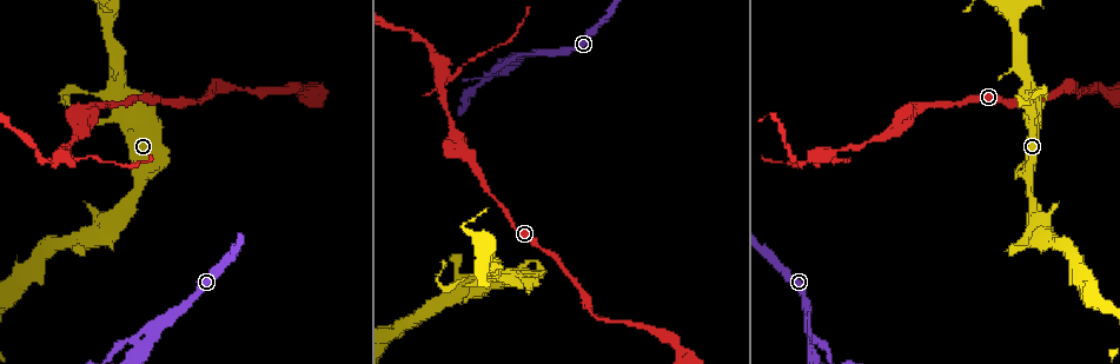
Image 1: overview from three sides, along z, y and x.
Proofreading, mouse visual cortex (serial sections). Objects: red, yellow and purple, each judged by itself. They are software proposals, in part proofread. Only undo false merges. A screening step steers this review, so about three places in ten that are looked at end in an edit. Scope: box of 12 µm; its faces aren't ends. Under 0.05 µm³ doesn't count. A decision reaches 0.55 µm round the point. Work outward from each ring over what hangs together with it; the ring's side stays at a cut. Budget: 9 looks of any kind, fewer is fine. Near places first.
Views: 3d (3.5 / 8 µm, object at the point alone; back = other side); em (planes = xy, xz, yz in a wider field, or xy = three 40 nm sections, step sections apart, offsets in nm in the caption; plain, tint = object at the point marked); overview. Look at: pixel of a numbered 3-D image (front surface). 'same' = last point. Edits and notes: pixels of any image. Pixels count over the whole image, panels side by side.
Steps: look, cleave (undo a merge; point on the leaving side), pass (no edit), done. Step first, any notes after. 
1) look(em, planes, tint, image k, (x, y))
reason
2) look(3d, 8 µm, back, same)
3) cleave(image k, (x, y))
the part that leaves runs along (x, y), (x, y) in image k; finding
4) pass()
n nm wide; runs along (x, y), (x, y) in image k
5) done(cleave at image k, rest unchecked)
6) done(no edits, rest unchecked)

look(3d, 3.5 µm, image 1, (136, 112))
abrupt turn

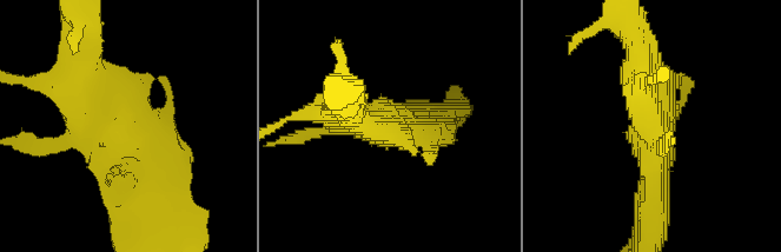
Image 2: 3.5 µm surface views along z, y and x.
look(em, xy, step 5, tint, image 2, (121, 128))
now the EM

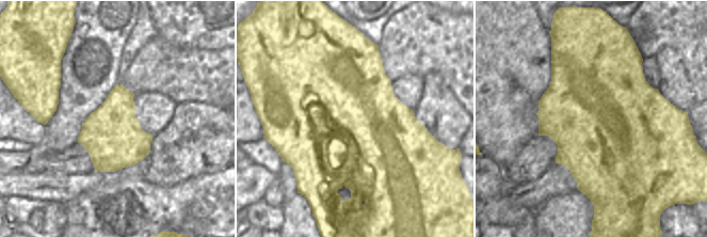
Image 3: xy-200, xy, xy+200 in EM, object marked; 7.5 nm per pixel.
pass()
1000 nm wide; runs along (144, 206), (144, 152), (85, 62) in image 2; one cell here

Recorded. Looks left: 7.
look(3d, 3.5 µm, back, image 1, (150, 332))
side arm on a straight run

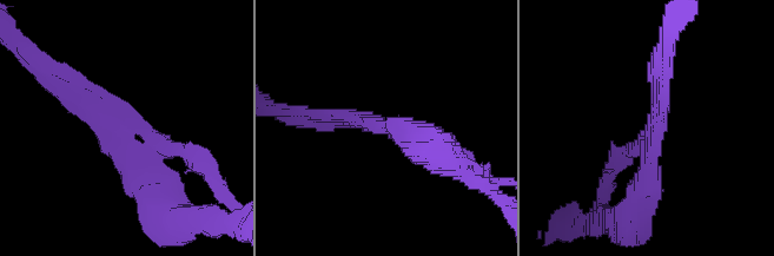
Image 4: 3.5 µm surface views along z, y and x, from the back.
cleave(image 4, (212, 162))
3 arms; the part that leaves runs along (131, 126), (189, 152), (189, 170) in image 4; two cells meet here

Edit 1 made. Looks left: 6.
look(3d, 3.5 µm, image 1, (76, 132))
calibre changes

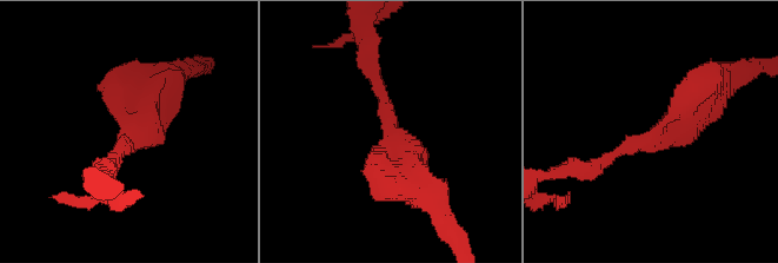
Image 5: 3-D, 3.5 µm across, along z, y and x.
look(em, xy, step 2, tint, image 5, (126, 137))
arms of 200, 400 nm

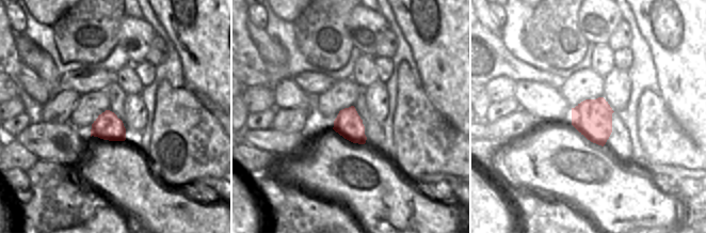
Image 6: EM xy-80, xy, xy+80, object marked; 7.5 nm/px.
pass()
runs along (705, 97), (665, 133), (587, 170) in image 5; continuous, no second cell

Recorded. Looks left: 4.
look(3d, 3.5 µm, back, image 1, (443, 75))
thick turns thin

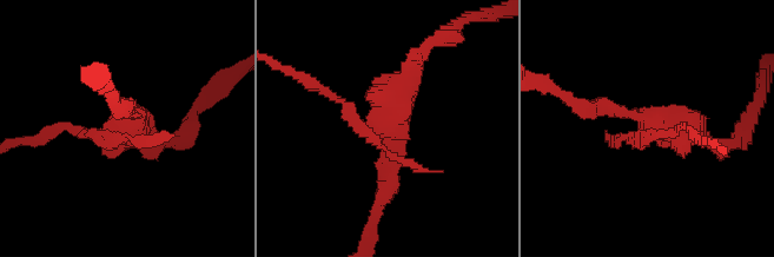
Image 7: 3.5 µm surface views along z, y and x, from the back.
look(em, planes, tint, image 7, (388, 124))

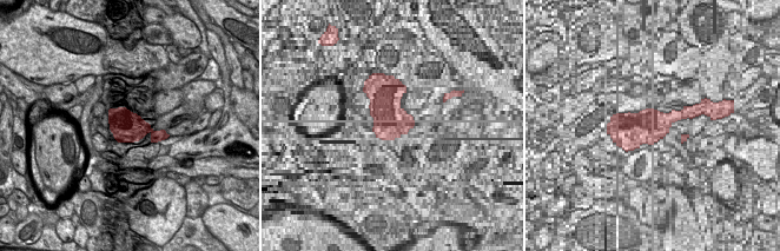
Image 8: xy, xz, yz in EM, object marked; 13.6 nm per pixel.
look(em, xy, step 3, tint, same)

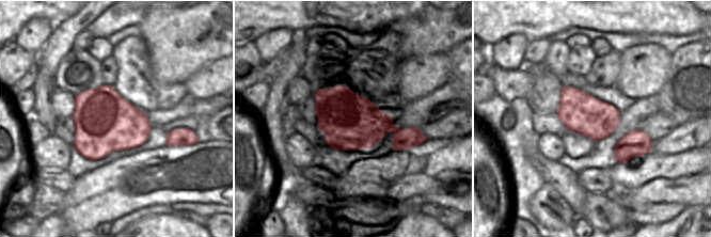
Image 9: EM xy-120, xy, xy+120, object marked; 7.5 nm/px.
pass()
runs along (583, 109), (693, 126), (716, 145) in image 7; all the same cell

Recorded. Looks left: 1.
done(cleave at image 4, rest unchecked)

